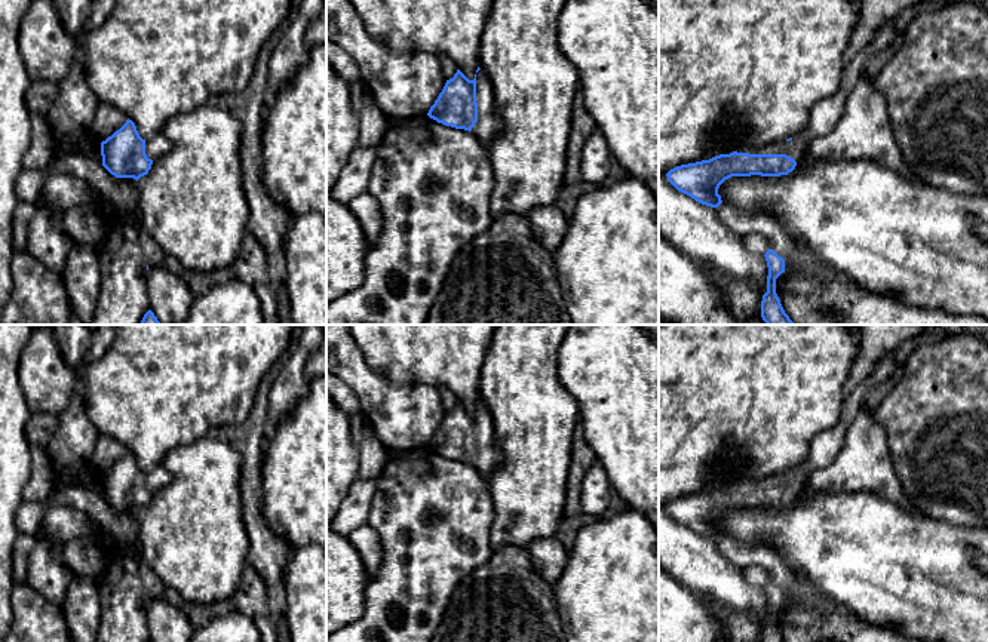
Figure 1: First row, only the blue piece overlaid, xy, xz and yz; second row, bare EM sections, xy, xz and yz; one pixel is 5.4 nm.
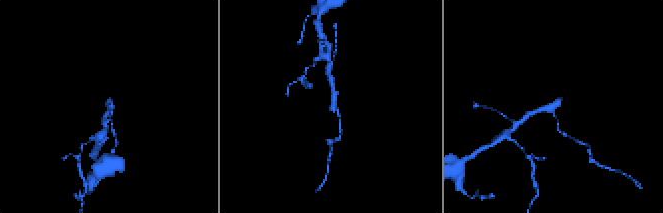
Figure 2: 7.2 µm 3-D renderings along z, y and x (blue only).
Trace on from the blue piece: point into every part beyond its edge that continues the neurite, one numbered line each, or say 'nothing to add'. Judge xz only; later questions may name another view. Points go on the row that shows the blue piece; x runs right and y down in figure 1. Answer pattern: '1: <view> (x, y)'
1: xz (488, 125)

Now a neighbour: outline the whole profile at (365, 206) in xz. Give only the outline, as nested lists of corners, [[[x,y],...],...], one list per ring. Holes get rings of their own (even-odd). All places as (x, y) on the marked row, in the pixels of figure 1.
[[[363,193],[347,203],[359,219],[363,233],[372,245],[383,230],[383,216],[377,199],[371,193]]]

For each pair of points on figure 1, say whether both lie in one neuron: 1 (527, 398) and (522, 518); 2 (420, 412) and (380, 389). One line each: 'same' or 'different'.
1: same
2: same

